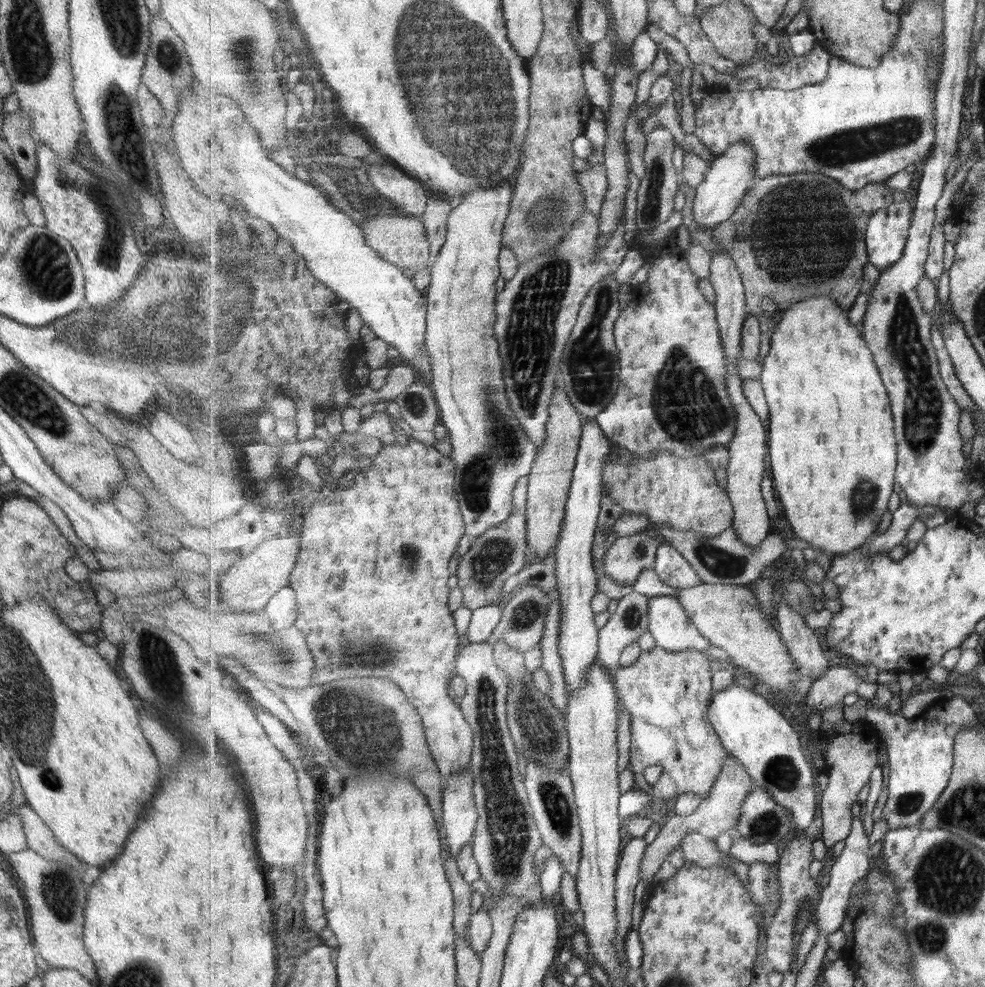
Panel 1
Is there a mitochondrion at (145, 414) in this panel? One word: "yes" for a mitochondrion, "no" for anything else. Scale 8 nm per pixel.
no

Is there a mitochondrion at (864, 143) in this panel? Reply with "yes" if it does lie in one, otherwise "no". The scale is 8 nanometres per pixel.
yes

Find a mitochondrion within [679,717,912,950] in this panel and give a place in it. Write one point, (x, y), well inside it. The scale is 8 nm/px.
(780, 772)

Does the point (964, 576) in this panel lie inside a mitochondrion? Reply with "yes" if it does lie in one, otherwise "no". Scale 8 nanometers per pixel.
no

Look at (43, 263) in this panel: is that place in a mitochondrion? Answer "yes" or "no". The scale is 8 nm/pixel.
yes

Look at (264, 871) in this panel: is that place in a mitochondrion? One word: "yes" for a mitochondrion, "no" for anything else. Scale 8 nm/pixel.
no

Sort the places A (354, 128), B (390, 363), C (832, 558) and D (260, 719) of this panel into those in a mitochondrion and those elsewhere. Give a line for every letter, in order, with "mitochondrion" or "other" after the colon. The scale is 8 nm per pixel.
A: other
B: other
C: other
D: other

